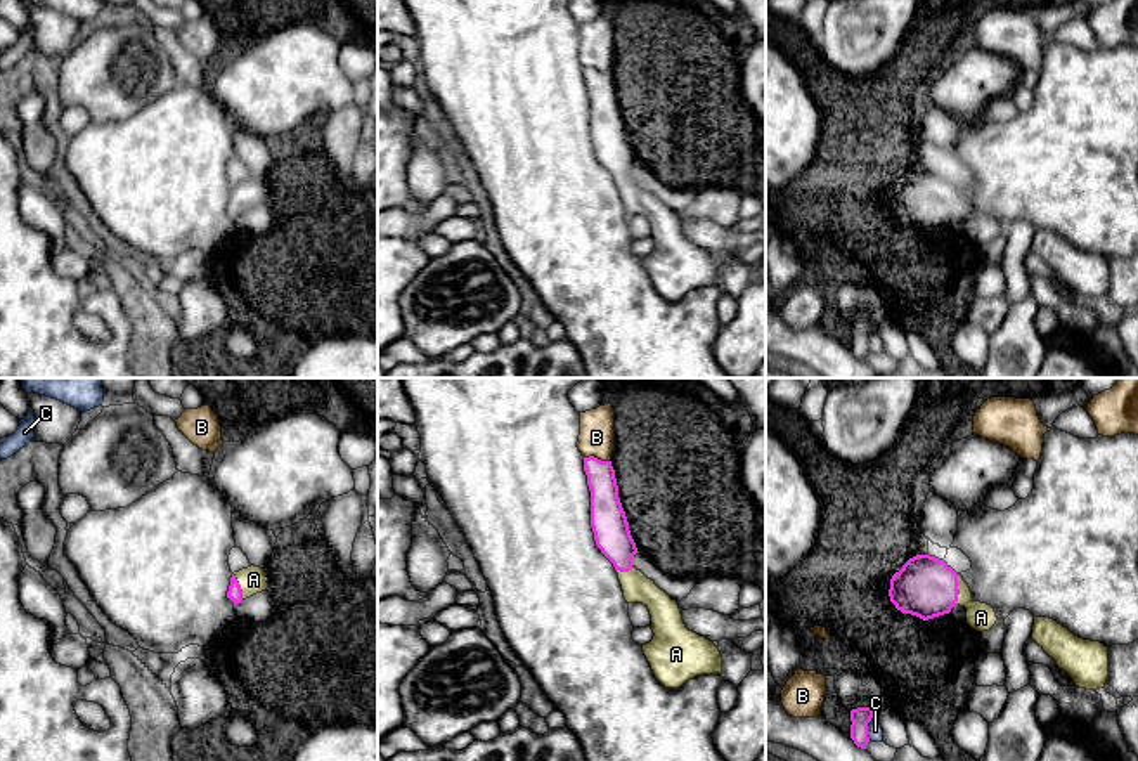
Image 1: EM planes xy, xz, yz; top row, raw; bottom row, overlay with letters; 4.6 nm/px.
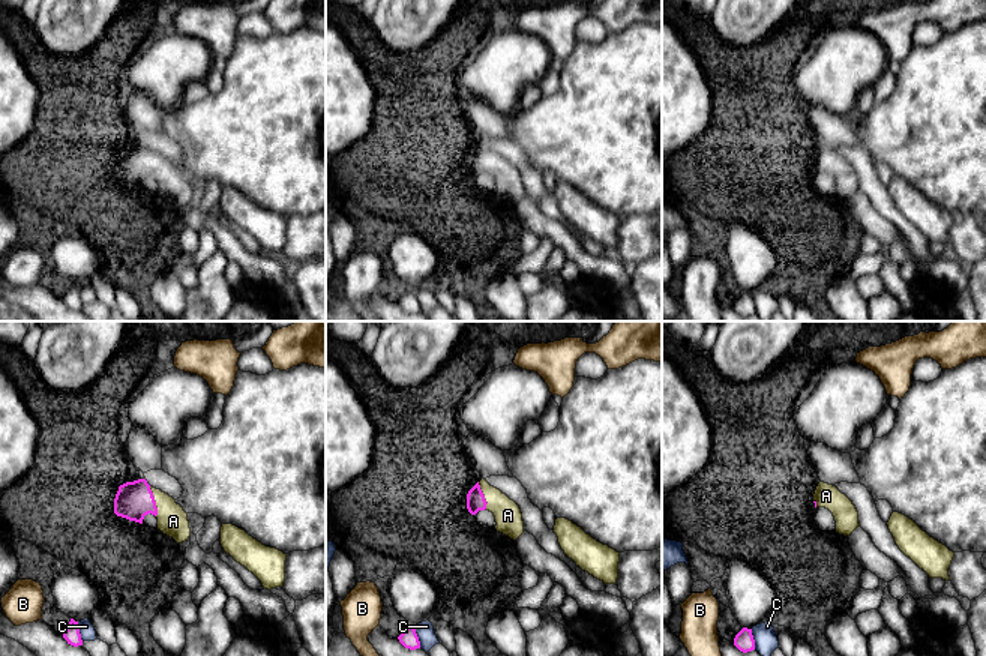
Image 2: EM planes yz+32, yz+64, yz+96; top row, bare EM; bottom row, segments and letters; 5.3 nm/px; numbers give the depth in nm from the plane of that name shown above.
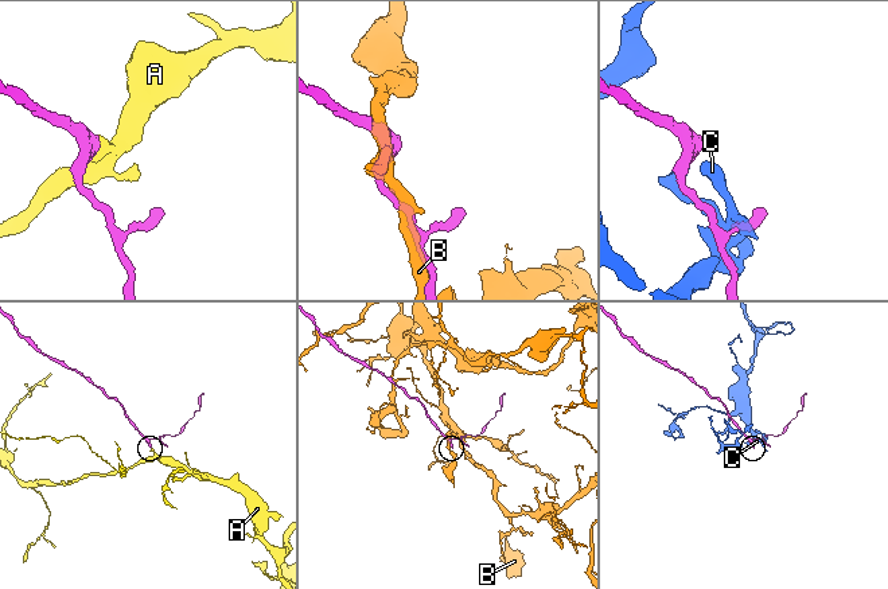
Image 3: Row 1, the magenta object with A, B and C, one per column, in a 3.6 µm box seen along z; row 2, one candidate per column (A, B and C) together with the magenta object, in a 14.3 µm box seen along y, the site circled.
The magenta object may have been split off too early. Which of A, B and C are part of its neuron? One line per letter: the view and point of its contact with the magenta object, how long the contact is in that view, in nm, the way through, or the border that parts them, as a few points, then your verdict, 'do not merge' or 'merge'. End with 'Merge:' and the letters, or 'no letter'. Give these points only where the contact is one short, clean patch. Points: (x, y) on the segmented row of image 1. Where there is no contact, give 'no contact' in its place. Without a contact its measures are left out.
A: meets magenta in yz at (956, 590); contact 140 nm long; runs through yz (925, 586), (956, 590), (981, 617); merge
B: meets magenta in xz at (596, 458); contact 120 nm long; do not merge
C: meets magenta in yz at (866, 728); contact 120 nm long; do not merge
Merge: A

